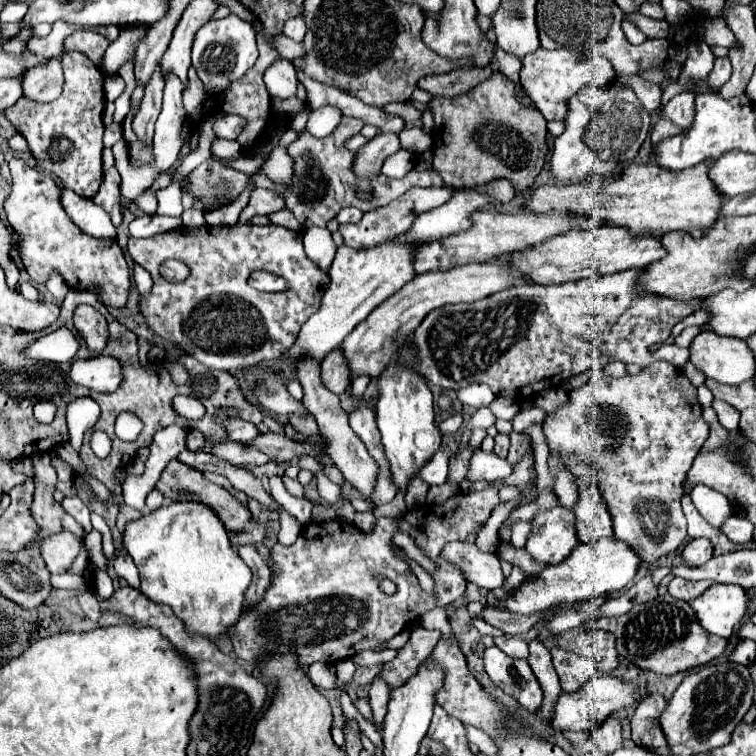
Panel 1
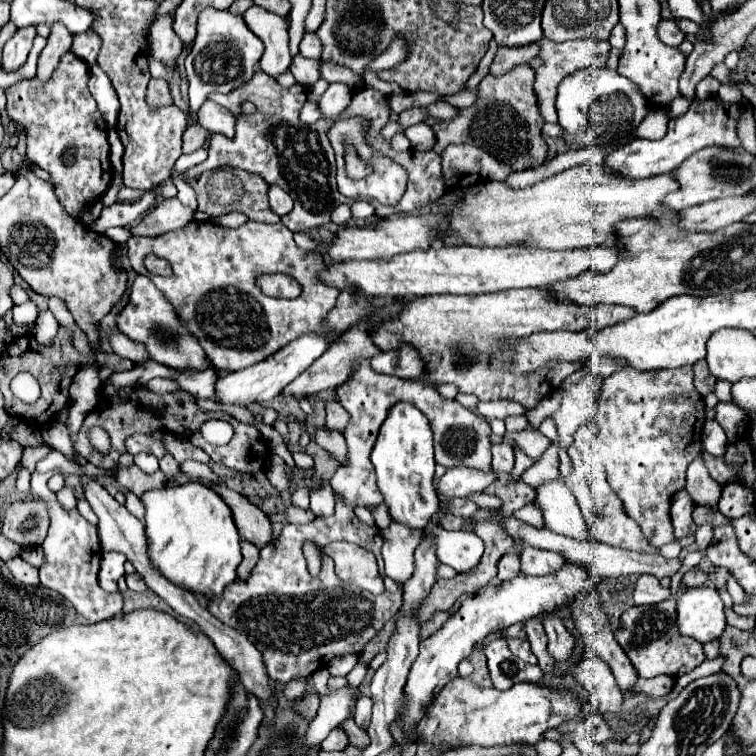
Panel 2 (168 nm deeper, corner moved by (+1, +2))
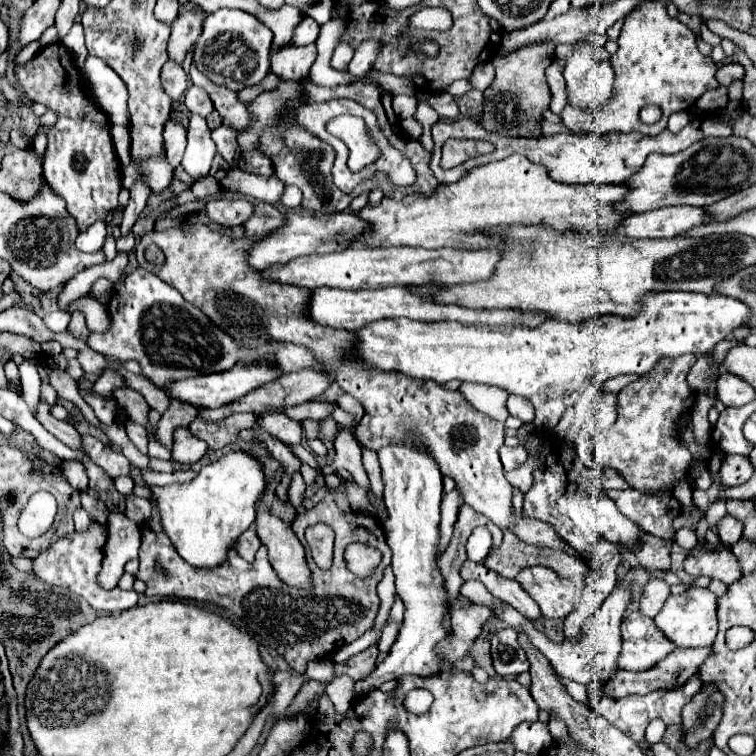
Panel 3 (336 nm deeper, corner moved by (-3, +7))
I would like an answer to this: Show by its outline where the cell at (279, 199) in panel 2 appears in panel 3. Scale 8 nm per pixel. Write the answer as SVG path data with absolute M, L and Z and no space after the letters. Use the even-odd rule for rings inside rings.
M288 185L280 201L282 201L284 207L288 207L288 209L296 209L296 207L300 205L300 201L302 201L302 191L300 191L298 187L290 187L290 185Z

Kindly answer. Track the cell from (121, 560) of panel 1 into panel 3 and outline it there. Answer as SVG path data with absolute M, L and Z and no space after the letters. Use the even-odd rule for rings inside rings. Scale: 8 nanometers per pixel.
M124 513L108 515L108 539L103 547L102 569L98 573L98 585L102 589L114 589L124 573L124 565L138 557L140 531Z

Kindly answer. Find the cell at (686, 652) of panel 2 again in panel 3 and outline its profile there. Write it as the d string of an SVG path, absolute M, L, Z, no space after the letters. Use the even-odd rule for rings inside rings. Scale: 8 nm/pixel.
M632 611L622 621L622 651L618 657L618 667L628 671L646 671L646 667L652 667L658 663L658 659L664 659L670 651L676 647L654 627L654 621L650 617L644 617L640 611Z

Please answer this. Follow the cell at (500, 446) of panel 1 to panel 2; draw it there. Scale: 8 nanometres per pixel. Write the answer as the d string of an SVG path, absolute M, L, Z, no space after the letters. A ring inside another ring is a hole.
M508 442L492 446L492 470L508 474L514 468L514 448Z

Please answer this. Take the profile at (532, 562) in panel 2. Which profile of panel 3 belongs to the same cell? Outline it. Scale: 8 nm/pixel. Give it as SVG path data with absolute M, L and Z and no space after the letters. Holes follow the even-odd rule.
M524 567L516 581L540 605L542 615L548 619L564 619L574 609L578 591L572 581L562 579L550 567ZM564 615L564 617L562 617Z

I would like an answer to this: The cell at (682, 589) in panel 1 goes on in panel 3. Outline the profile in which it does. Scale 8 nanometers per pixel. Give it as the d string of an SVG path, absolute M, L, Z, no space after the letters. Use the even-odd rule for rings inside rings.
M714 551L698 553L684 561L684 571L692 577L712 577L722 583L732 583L742 573L742 567L732 551Z

